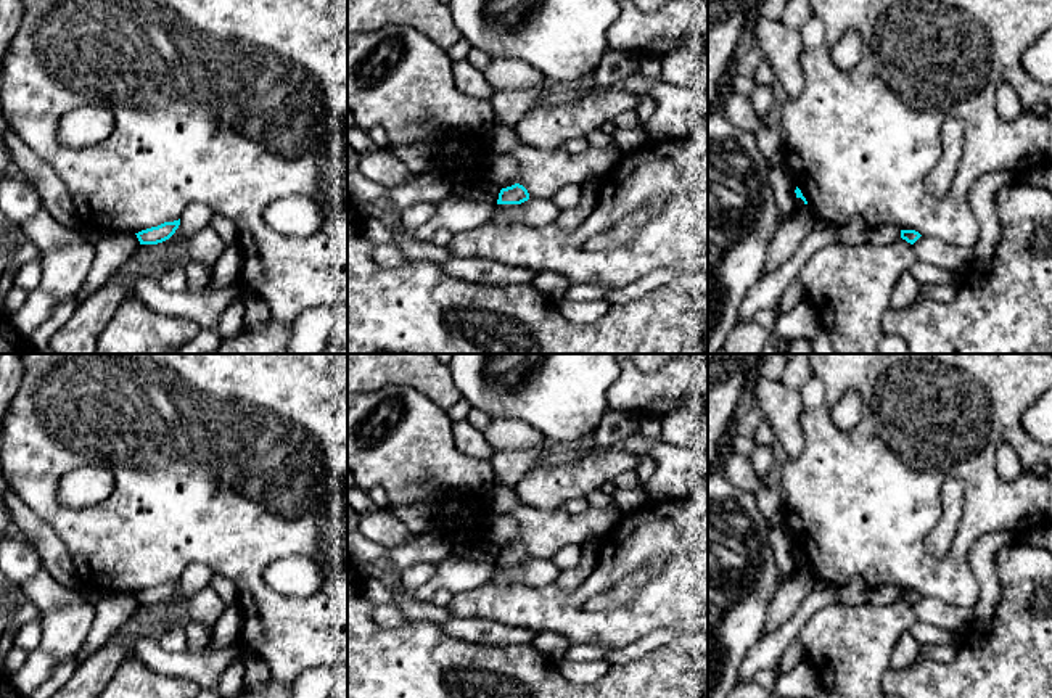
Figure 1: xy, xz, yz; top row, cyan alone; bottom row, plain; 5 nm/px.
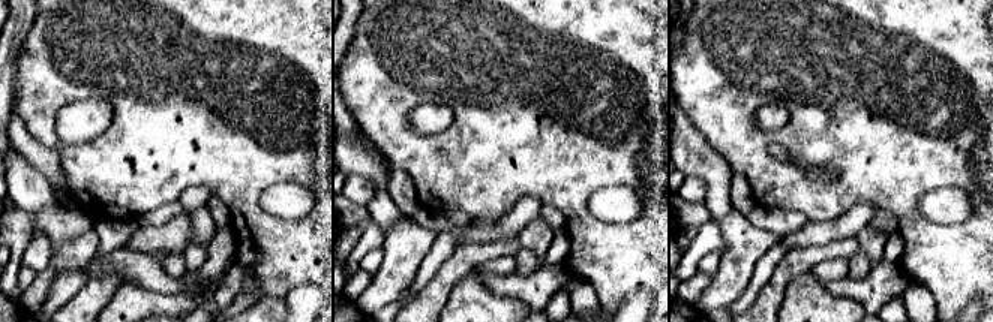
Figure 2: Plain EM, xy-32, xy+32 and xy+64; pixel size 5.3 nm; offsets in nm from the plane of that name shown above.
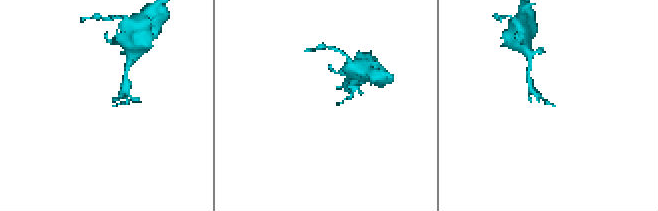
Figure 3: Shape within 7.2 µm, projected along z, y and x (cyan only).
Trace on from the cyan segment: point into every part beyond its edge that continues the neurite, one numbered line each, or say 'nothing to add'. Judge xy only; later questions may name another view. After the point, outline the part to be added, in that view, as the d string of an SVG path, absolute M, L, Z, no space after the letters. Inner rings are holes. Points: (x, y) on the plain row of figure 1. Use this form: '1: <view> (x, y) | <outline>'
nothing to add

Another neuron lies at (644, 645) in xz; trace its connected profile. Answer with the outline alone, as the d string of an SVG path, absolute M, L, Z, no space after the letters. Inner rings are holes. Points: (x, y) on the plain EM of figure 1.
M666 629L655 630L626 647L610 650L605 659L610 661L611 664L634 661L645 656L647 653L658 647L669 645L672 640L674 640L672 630Z

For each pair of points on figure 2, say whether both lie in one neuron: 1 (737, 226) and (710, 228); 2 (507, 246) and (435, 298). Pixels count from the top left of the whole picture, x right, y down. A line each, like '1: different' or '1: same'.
1: different
2: same

